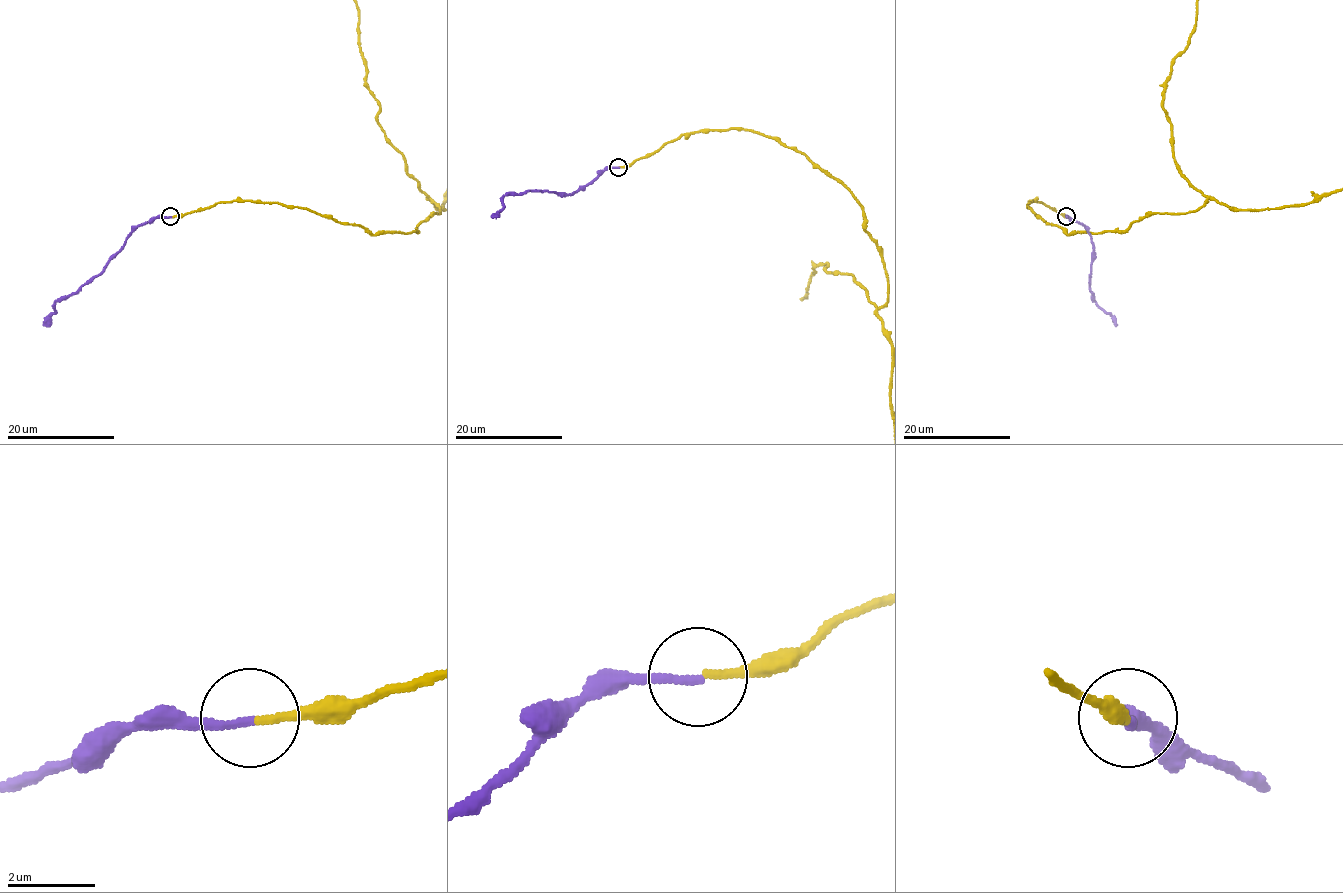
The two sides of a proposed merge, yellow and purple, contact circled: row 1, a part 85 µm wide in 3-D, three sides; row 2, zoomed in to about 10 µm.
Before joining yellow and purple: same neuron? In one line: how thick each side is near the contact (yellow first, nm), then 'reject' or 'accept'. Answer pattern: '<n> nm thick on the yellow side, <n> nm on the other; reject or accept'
170 nm thick on the yellow side, 180 nm on the other; reject

